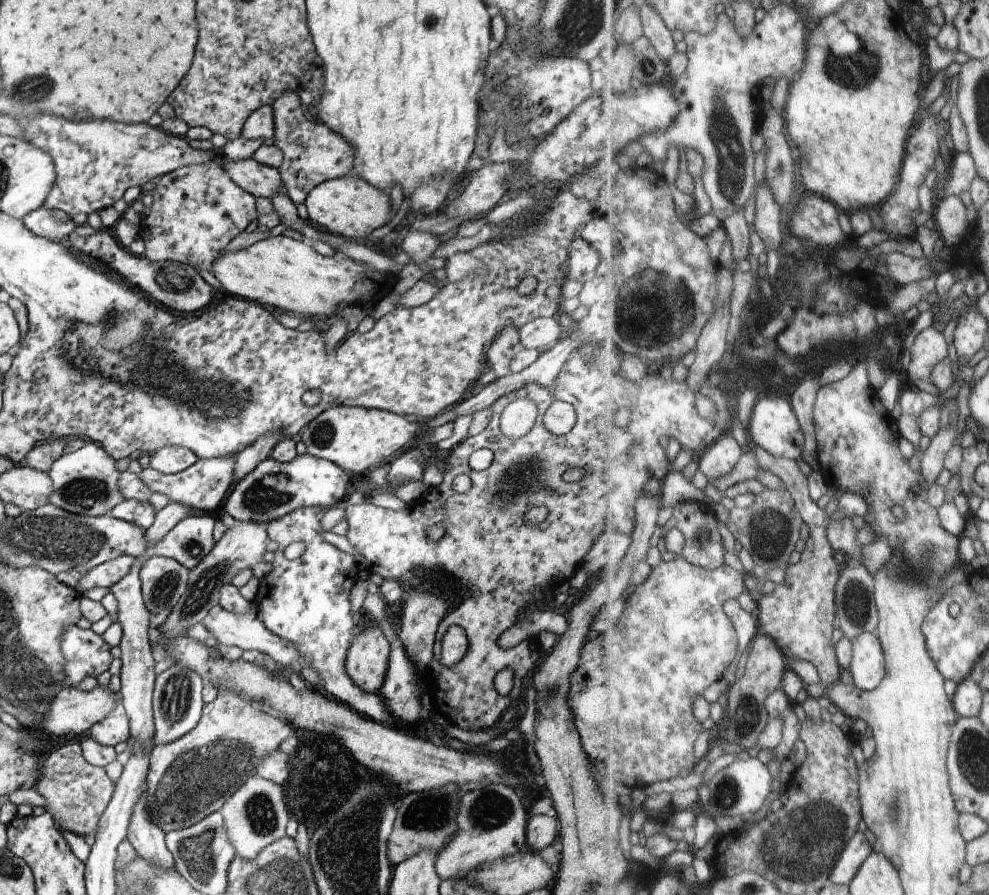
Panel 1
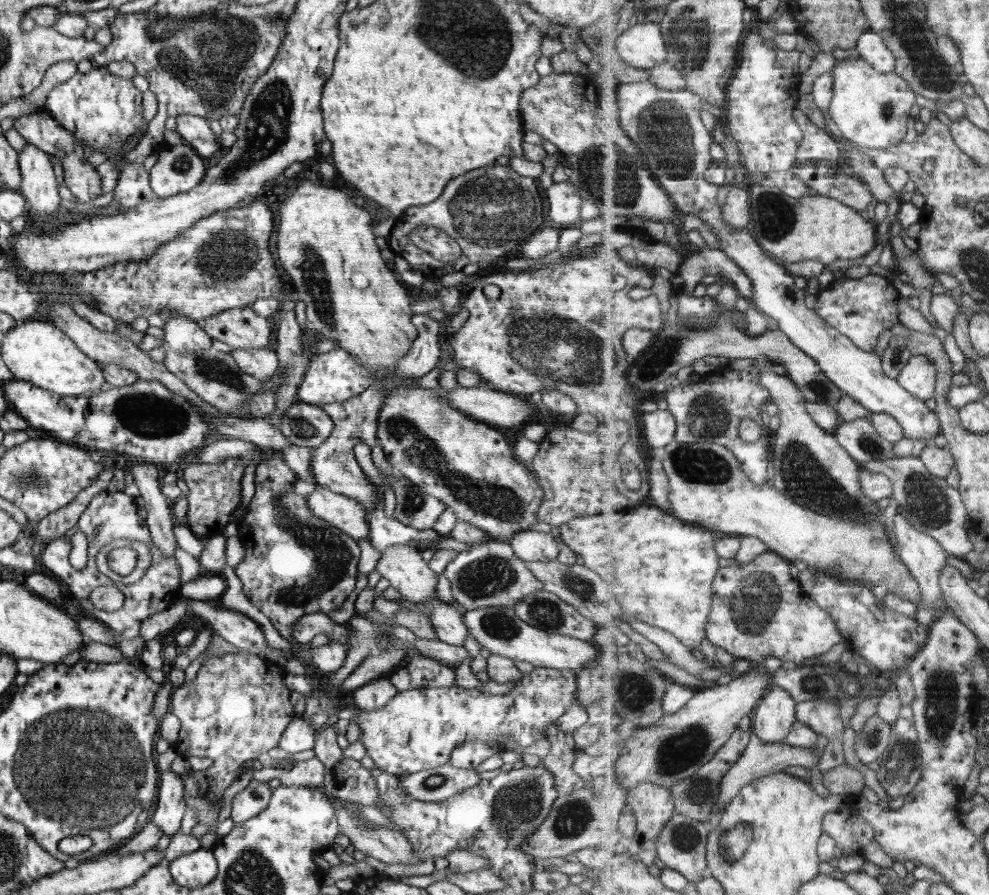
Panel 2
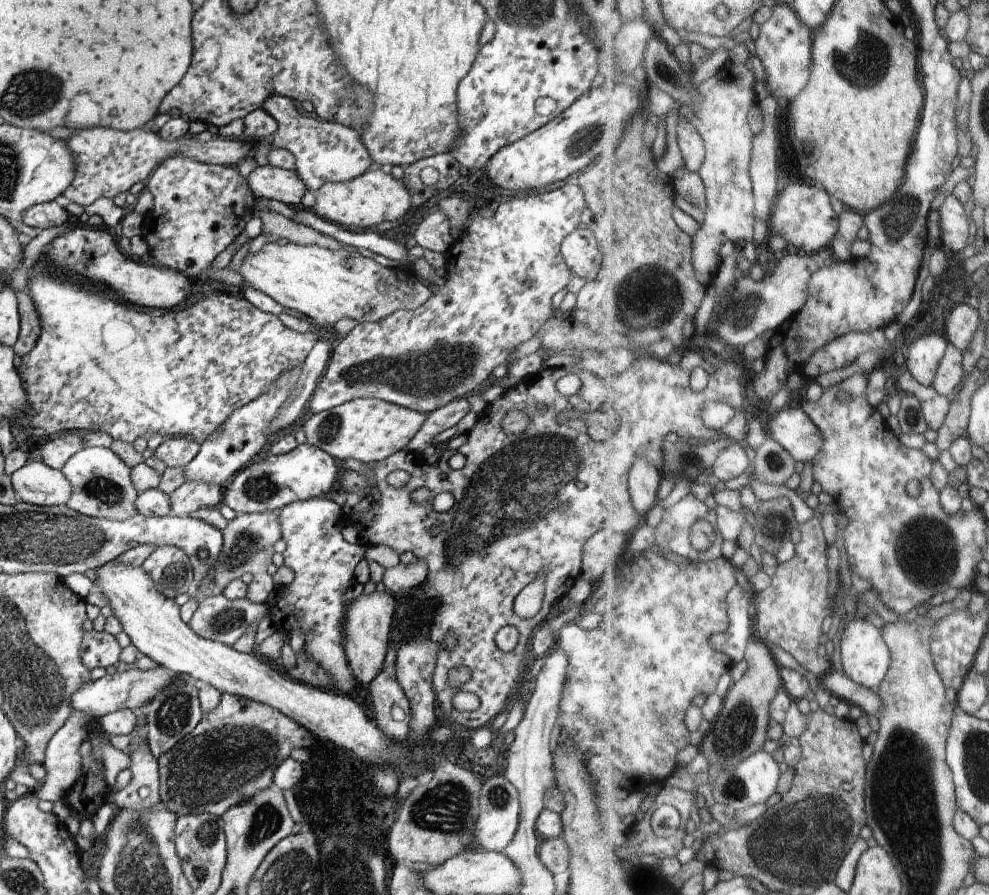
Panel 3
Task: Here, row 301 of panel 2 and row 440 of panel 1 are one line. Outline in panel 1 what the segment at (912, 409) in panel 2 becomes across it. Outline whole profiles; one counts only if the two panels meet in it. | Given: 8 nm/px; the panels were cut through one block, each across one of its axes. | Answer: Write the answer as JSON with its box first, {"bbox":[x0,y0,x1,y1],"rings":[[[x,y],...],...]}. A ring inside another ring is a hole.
{"bbox":[750,398,806,459],"rings":[[[764,398],[757,401],[750,421],[750,437],[754,444],[778,457],[802,459],[806,436],[786,398]]]}

